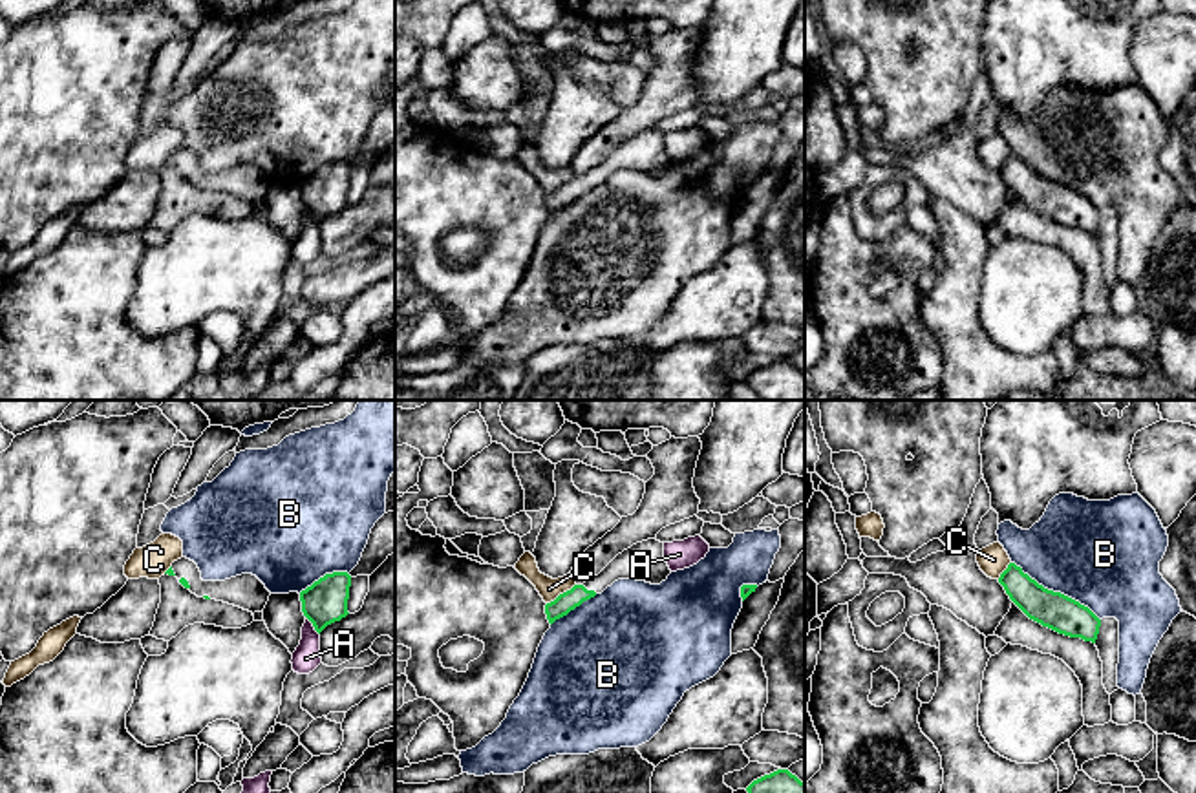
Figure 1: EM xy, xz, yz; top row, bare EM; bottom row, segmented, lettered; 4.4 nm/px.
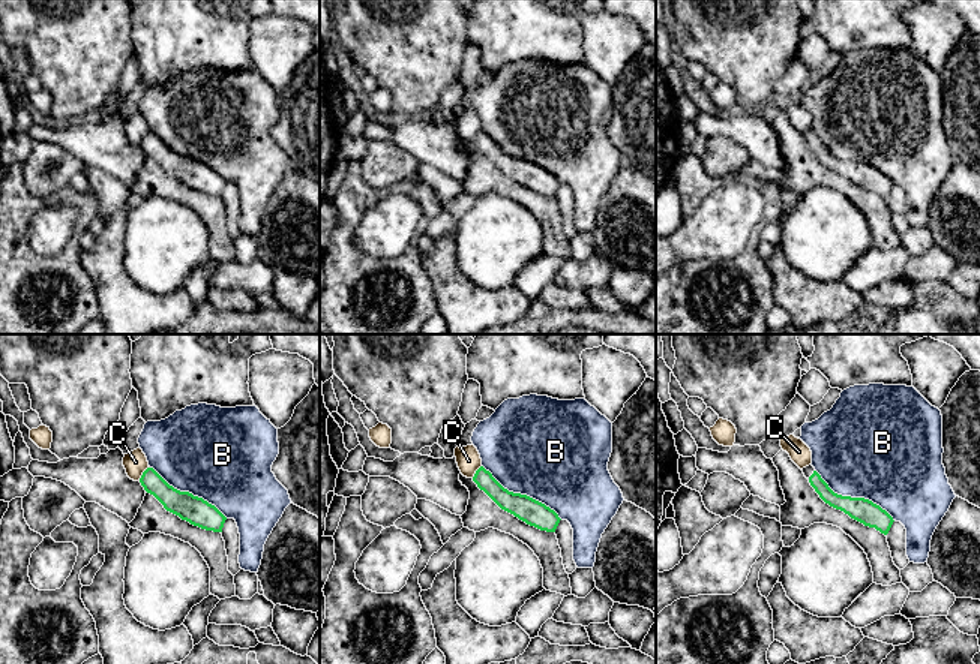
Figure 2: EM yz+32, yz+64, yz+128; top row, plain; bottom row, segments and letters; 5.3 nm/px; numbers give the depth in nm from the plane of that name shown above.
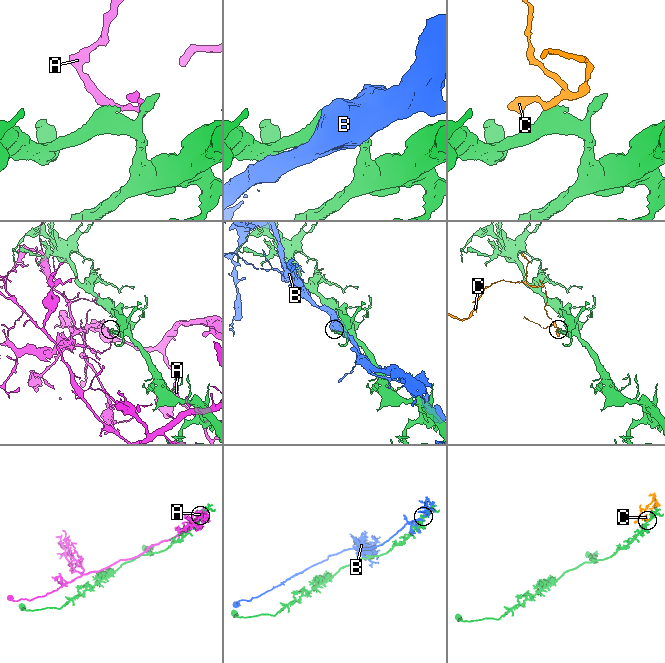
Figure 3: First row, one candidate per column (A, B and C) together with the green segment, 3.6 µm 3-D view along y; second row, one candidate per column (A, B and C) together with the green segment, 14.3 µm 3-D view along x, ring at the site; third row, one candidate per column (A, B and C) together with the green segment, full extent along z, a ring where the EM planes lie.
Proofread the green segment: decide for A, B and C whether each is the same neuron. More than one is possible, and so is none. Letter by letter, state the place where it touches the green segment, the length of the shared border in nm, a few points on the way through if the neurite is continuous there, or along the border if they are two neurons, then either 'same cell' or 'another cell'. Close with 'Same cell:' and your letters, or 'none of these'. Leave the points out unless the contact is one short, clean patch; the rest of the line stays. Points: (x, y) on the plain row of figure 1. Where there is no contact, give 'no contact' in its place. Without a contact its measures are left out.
A: meets green in xy at (313, 216); contact 110 nm long; another cell
B: meets green in yz at (1056, 183); contact 460 nm long; another cell
C: meets green in xz at (560, 185); contact 160 nm long; border along xz (575, 174), (547, 194); another cell
Same cell: none of these

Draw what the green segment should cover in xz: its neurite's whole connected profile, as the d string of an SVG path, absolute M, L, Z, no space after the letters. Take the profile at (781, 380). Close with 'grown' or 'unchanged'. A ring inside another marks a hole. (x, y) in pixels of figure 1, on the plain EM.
M777 360L746 378L761 400L805 400L805 373L788 360Z; unchanged

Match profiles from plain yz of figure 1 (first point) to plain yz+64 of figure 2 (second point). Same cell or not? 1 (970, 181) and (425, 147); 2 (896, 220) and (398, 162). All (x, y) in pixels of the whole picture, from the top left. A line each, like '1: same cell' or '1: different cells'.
1: same cell
2: same cell

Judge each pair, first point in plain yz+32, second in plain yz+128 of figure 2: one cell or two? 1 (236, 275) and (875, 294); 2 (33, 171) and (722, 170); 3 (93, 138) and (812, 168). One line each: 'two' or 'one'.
1: two
2: one
3: two

